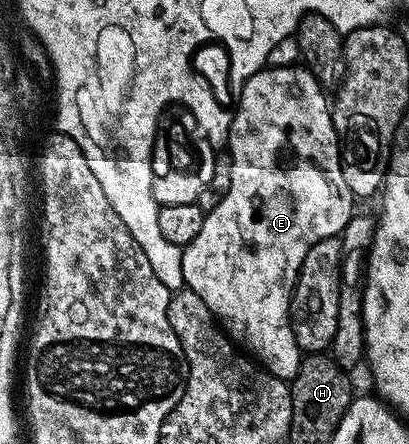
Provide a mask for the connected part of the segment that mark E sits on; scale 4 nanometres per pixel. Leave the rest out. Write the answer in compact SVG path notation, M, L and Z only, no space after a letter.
M301 64L262 68L245 81L243 92L235 103L233 126L229 129L229 141L227 143L227 152L233 158L231 188L225 194L220 195L218 202L221 203L214 210L210 209L206 213L205 223L199 232L199 236L195 236L195 240L191 240L191 244L184 247L181 252L185 286L193 290L195 296L199 296L199 300L203 300L203 304L207 304L209 311L213 313L214 318L219 320L220 325L224 327L234 343L240 344L254 359L264 363L270 374L286 380L292 380L299 372L303 357L289 323L289 308L295 298L297 273L301 271L301 265L307 256L307 252L311 252L313 246L319 244L319 240L338 237L339 231L351 221L355 213L354 196L347 188L347 180L343 180L341 147L337 140L337 130L333 126L331 102L330 99L325 99L325 94L326 91L317 82L317 77Z

